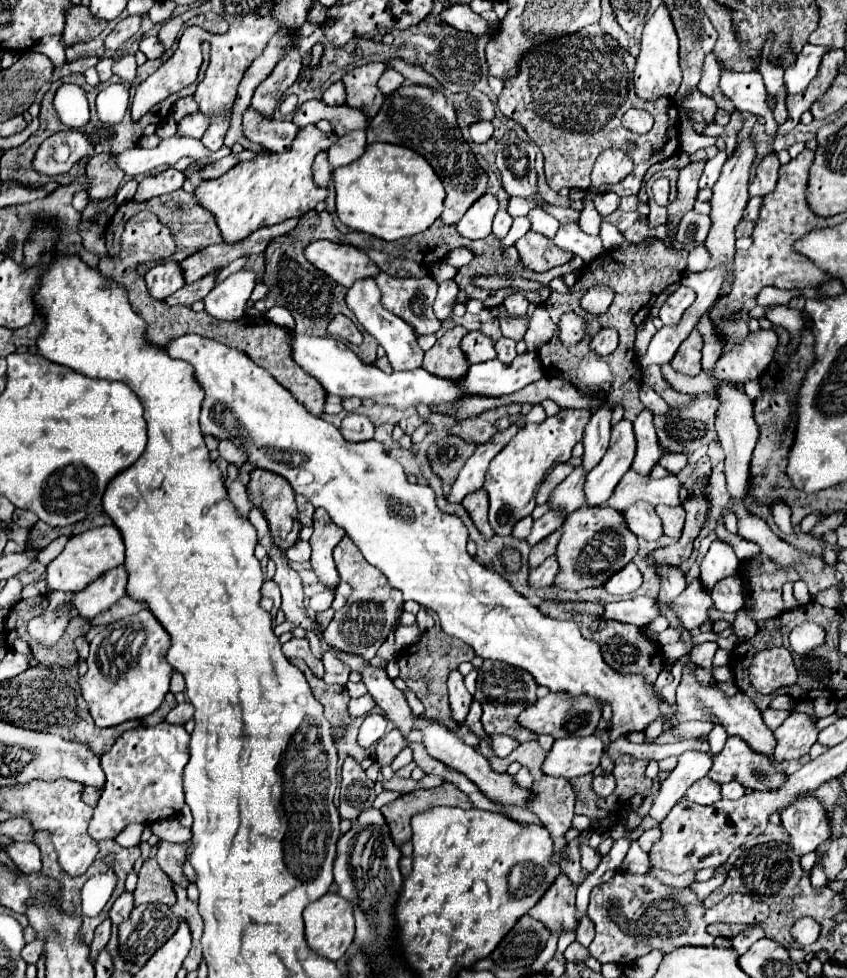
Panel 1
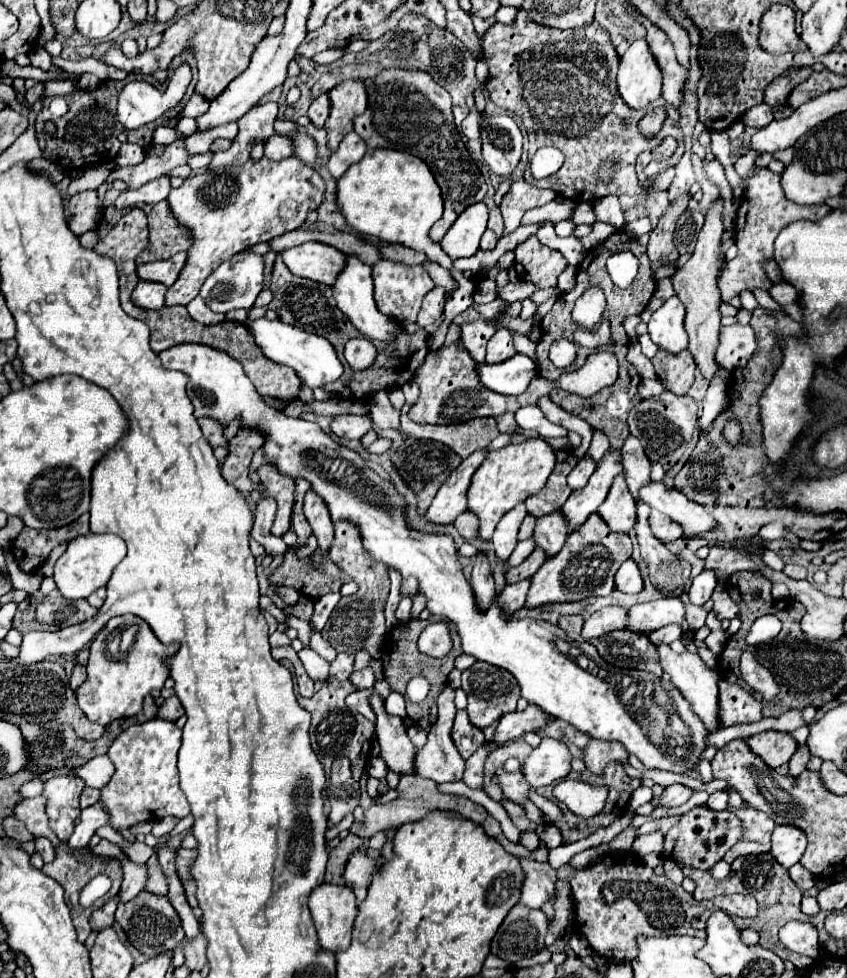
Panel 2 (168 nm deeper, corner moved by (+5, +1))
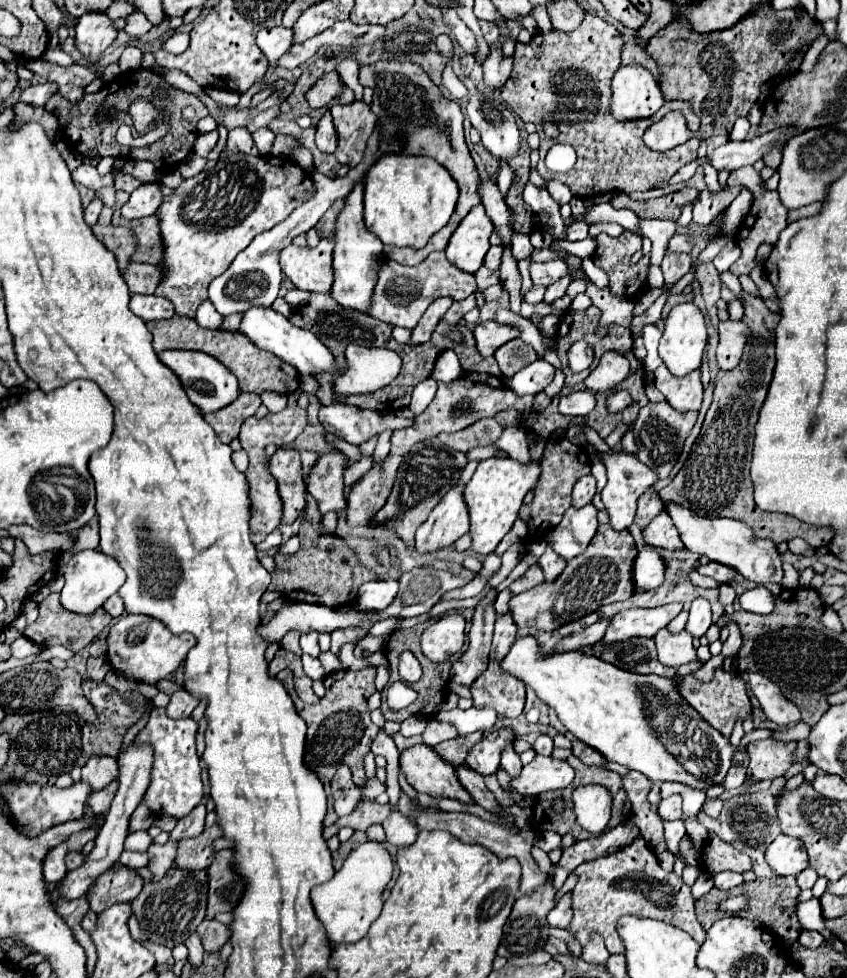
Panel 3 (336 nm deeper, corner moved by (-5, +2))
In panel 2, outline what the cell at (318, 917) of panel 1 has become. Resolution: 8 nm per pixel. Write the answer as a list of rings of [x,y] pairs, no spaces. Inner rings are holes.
[[[322,883],[308,899],[308,909],[318,931],[320,945],[332,953],[350,945],[352,923],[358,913],[356,897],[344,885]]]

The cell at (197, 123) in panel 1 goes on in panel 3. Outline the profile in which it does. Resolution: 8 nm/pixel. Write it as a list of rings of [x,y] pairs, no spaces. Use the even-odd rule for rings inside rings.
[[[274,26],[274,28],[264,28],[256,36],[258,48],[264,52],[268,58],[270,66],[276,66],[276,60],[292,46],[292,30],[284,26]]]

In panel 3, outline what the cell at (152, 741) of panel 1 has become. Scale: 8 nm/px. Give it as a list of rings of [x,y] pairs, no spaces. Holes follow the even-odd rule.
[[[154,708],[150,722],[136,736],[138,742],[150,742],[154,746],[154,768],[152,780],[144,794],[148,808],[154,814],[170,814],[176,818],[186,816],[202,800],[202,780],[200,764],[196,754],[196,722],[192,718],[172,720],[166,716],[164,708]],[[164,810],[184,810],[184,812],[164,812]]]

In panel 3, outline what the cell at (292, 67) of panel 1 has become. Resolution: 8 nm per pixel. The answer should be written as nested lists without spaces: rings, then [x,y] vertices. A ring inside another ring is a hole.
[[[234,128],[228,134],[226,152],[236,152],[236,150],[242,150],[244,154],[258,154],[258,150],[252,142],[252,134],[246,128]]]

